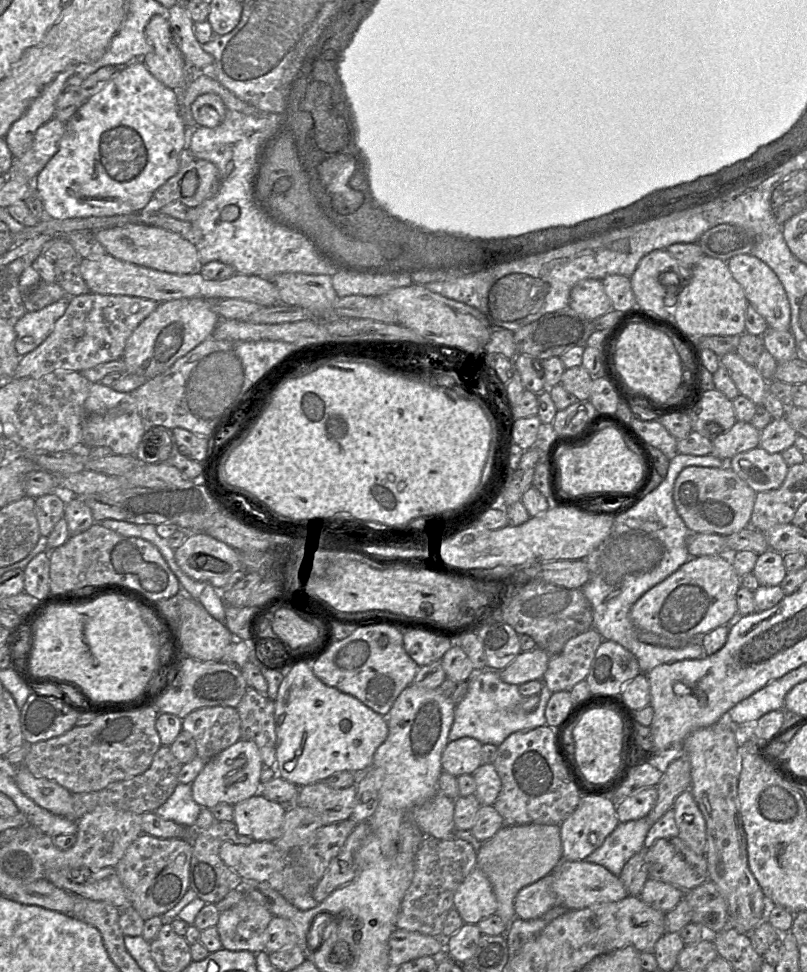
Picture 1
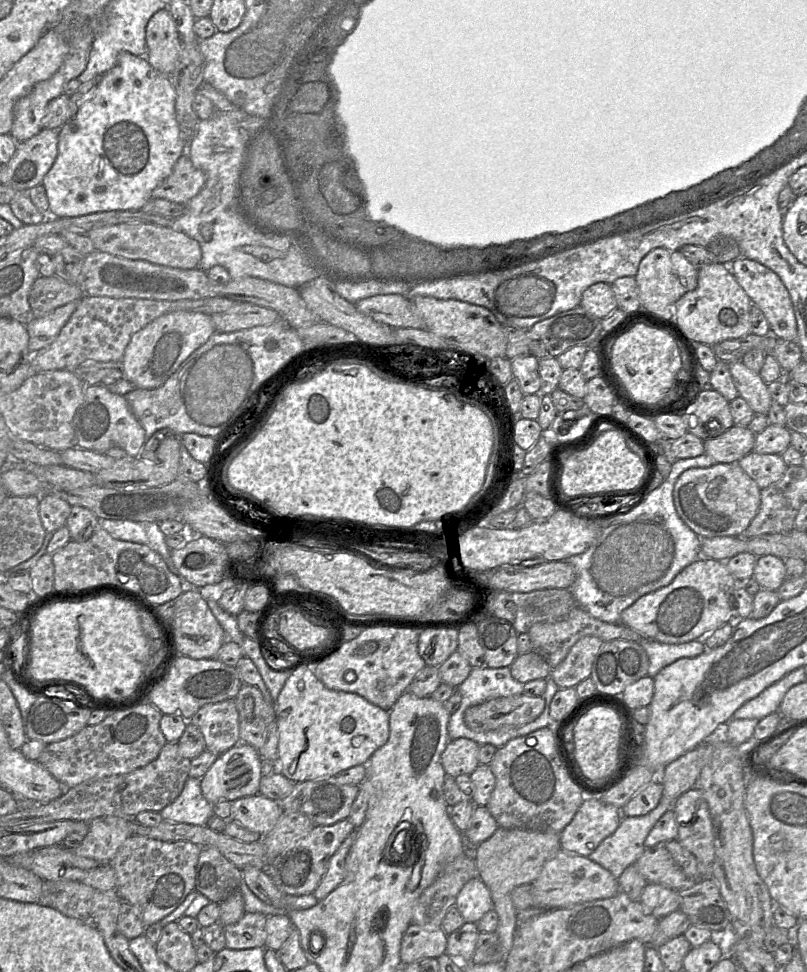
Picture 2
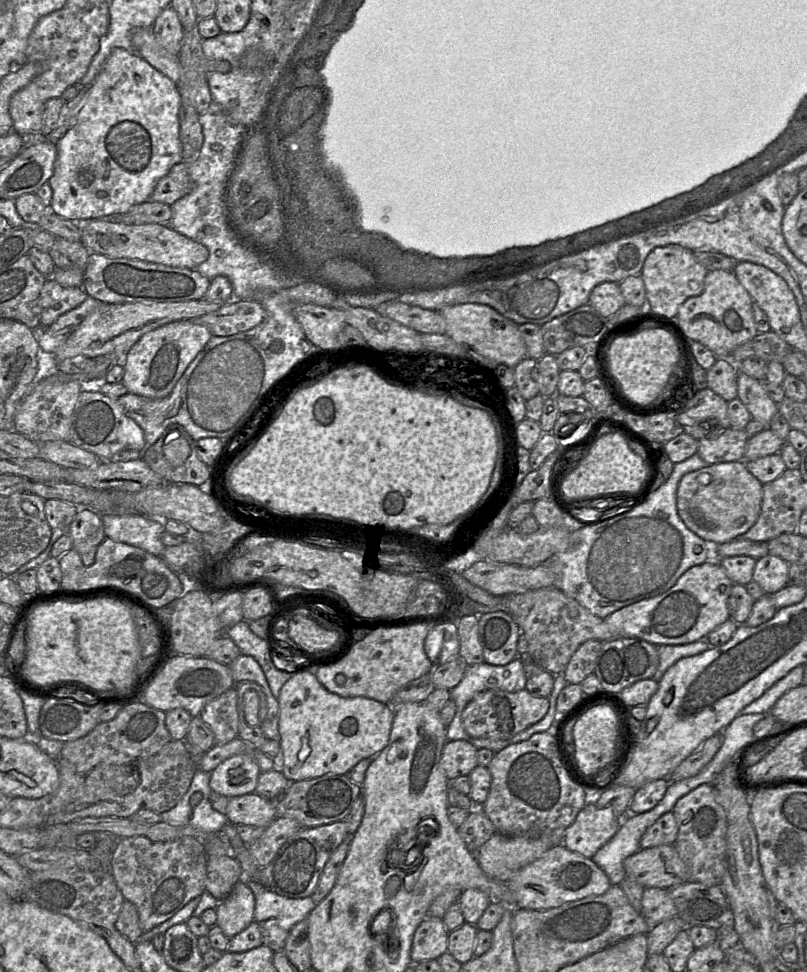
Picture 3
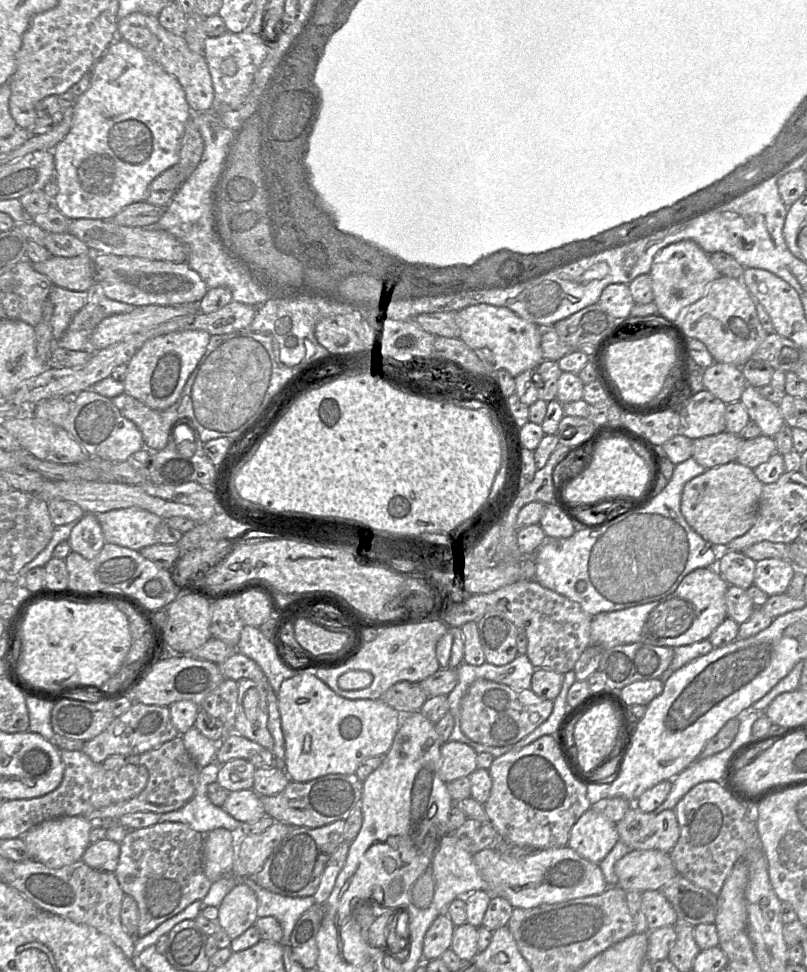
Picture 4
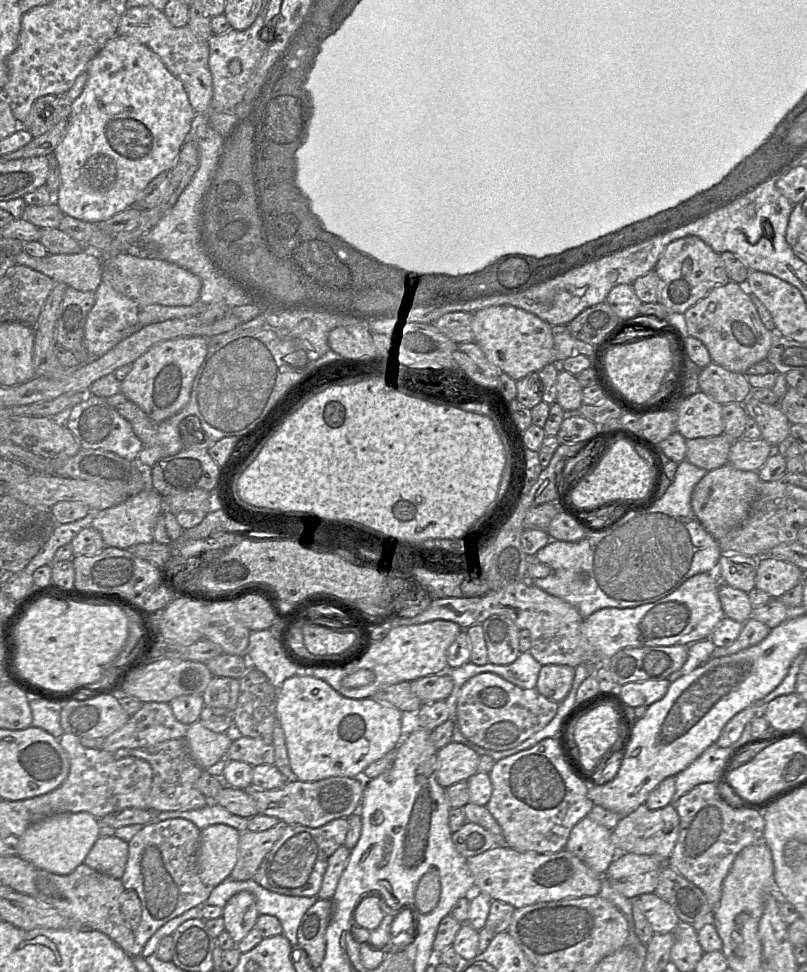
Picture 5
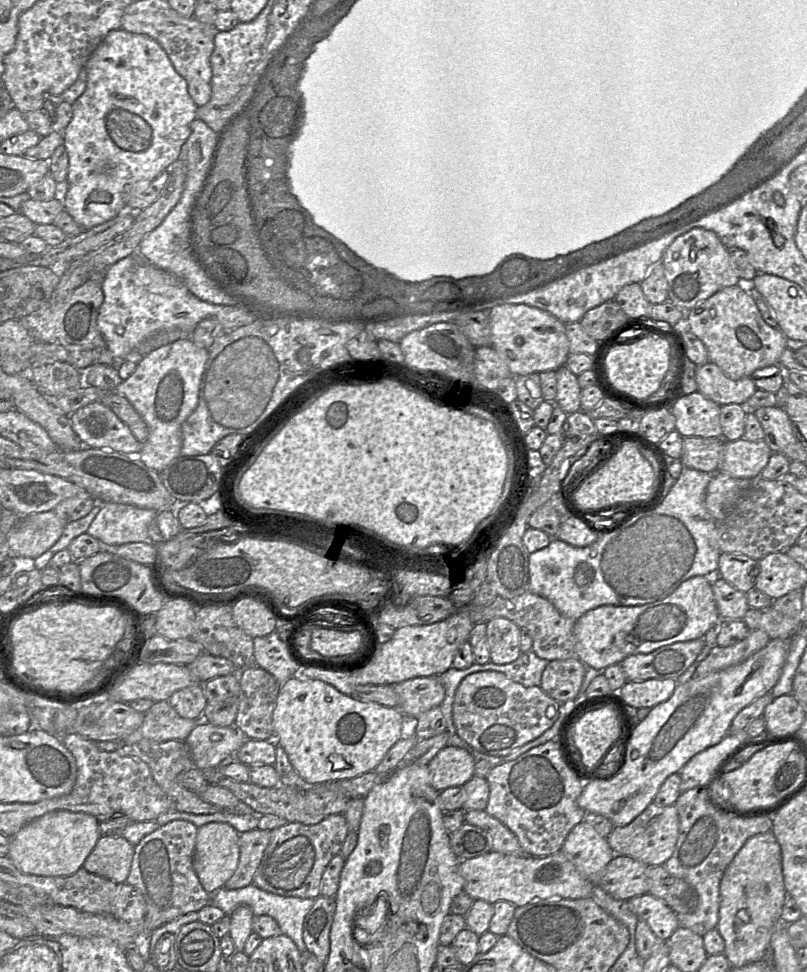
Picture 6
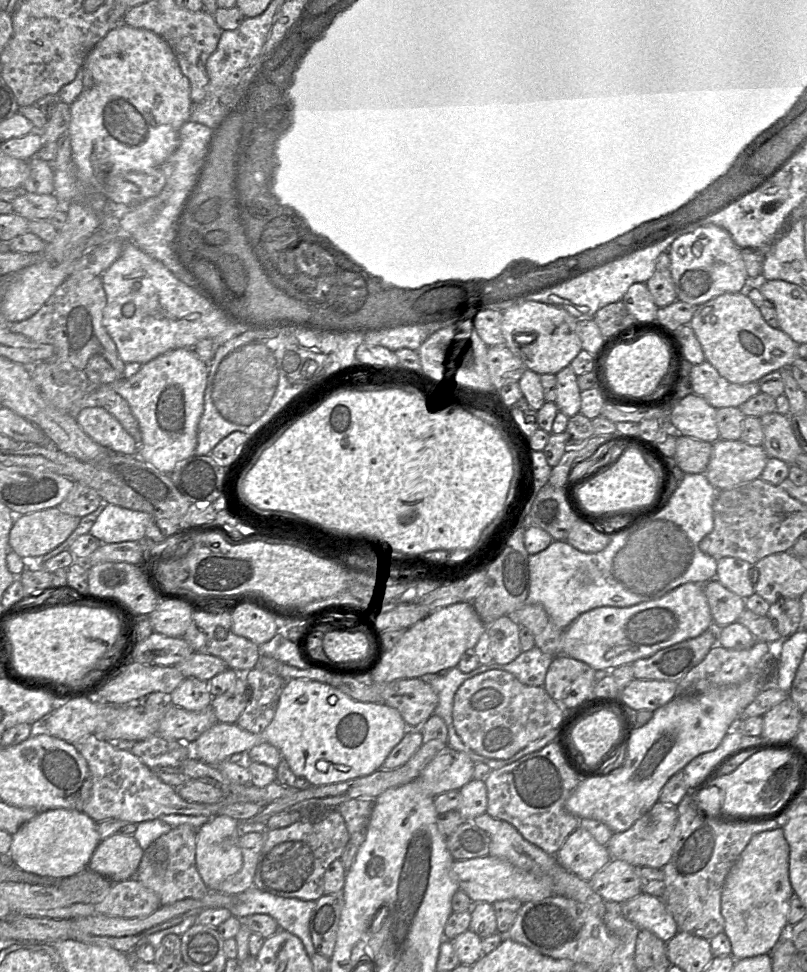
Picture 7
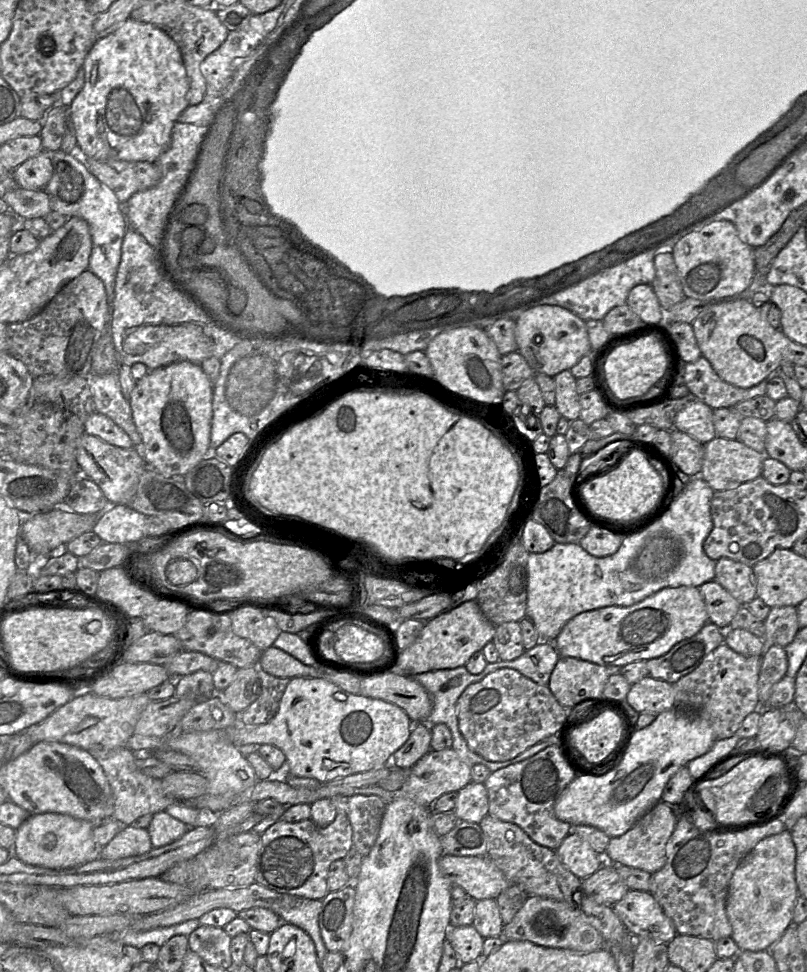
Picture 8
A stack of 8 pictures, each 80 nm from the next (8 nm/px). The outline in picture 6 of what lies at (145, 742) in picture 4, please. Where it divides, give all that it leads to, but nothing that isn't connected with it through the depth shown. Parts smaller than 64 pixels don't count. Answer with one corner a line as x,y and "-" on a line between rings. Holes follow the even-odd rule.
168,700
155,702
145,712
141,726
121,742
132,744
142,739
156,742
168,740
185,741
199,720
182,718
169,705

